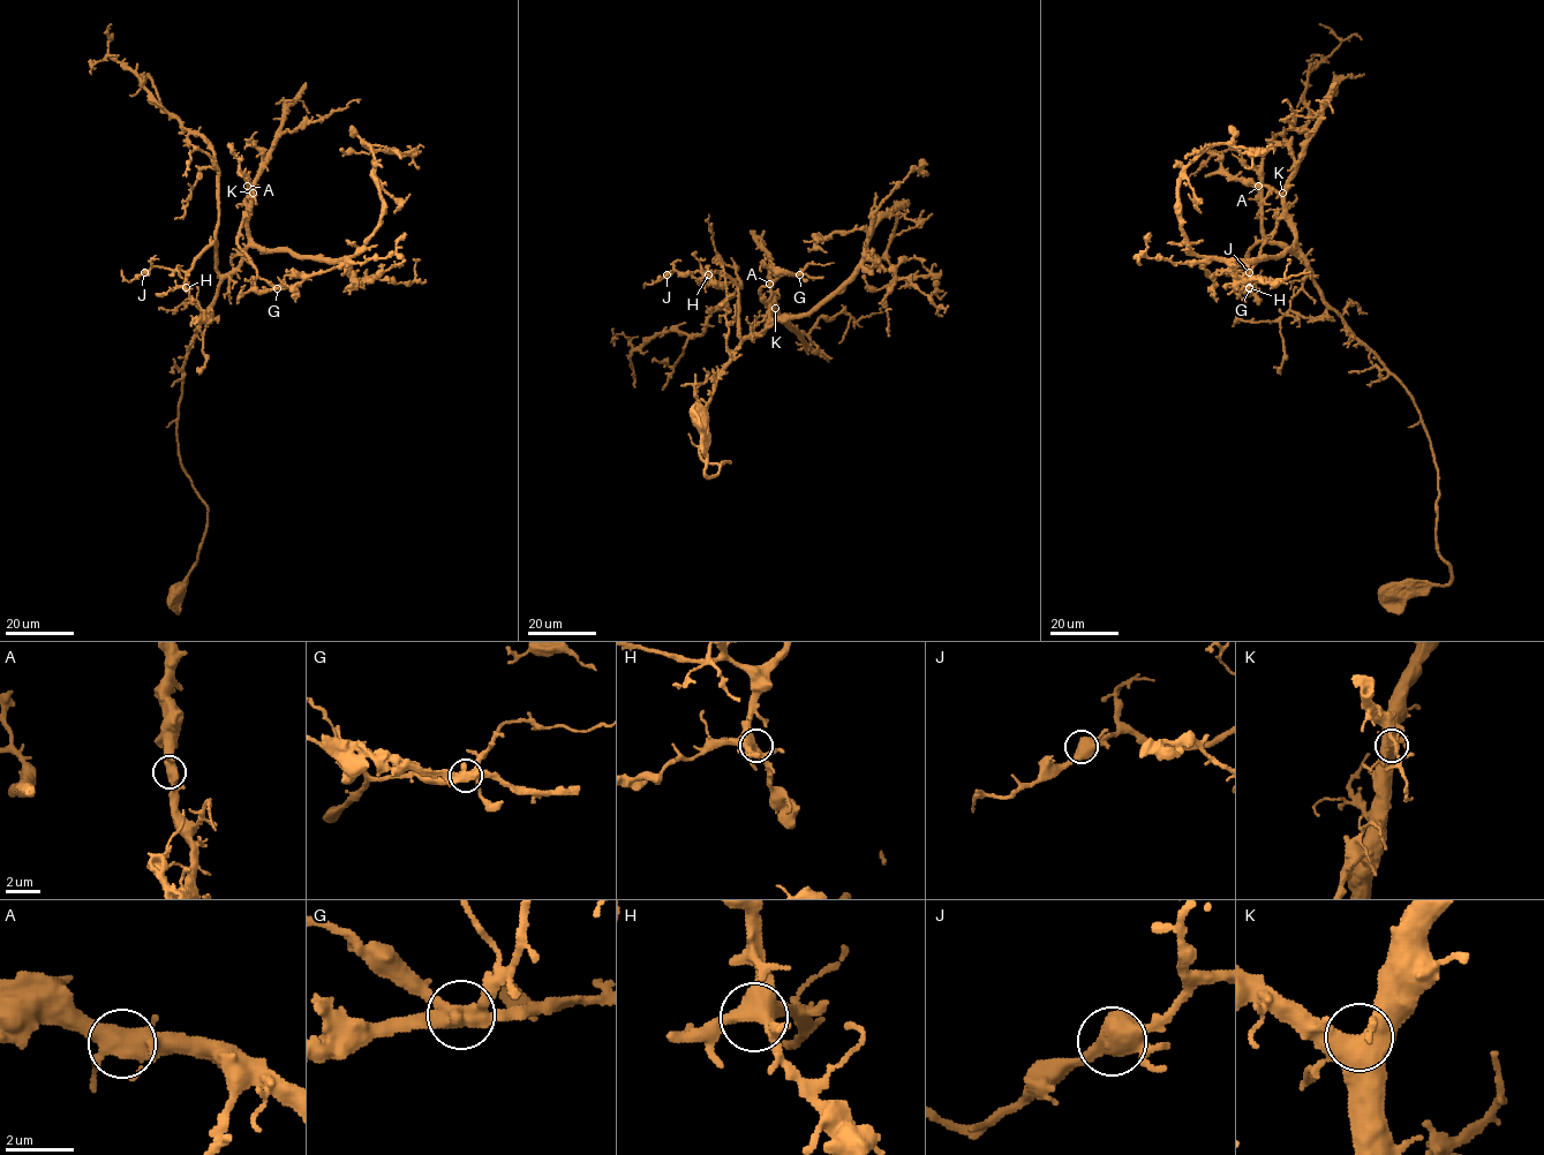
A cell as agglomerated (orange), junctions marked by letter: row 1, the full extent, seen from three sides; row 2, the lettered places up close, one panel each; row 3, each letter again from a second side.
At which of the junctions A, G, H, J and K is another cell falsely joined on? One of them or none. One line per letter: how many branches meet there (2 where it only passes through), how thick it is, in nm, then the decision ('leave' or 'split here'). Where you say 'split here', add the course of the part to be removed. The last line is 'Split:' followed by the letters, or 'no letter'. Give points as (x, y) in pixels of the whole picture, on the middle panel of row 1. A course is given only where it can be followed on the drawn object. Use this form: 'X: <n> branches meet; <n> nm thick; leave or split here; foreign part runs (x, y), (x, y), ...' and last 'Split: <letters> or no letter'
A: 5 branches meet; 440 nm thick; leave
G: 5 branches meet; 440 nm thick; split here; foreign part runs (800, 274), (770, 265)
H: 4 branches meet; 420 nm thick; leave
J: 4 branches meet; 440 nm thick; leave
K: 5 branches meet; 600 nm thick; leave
Split: G

